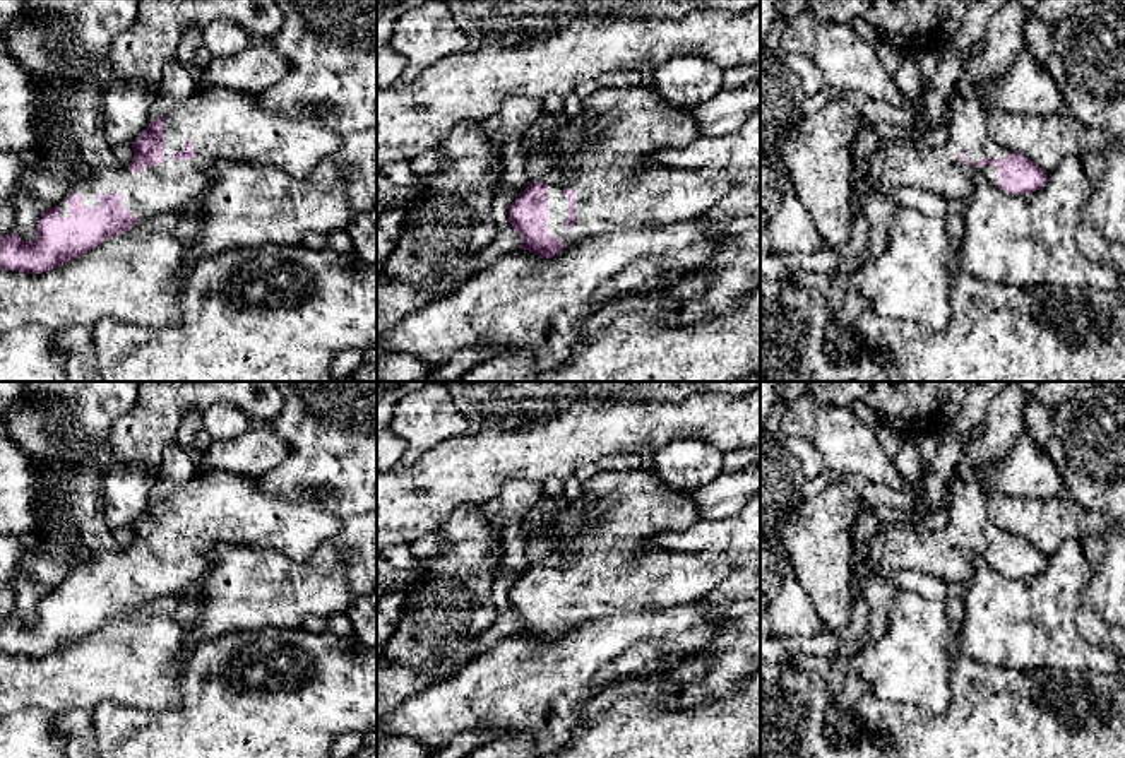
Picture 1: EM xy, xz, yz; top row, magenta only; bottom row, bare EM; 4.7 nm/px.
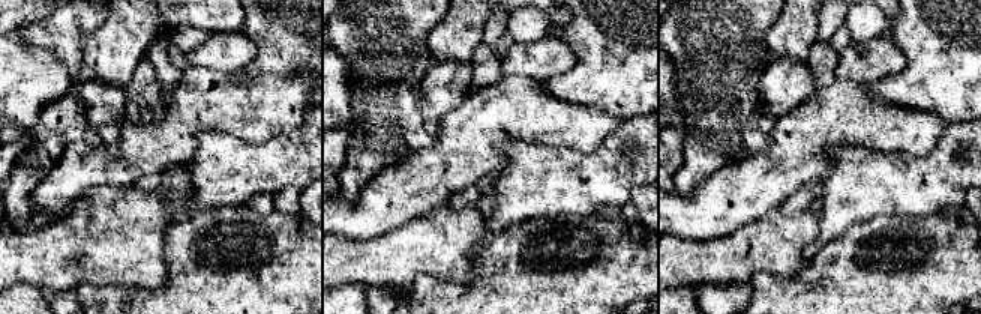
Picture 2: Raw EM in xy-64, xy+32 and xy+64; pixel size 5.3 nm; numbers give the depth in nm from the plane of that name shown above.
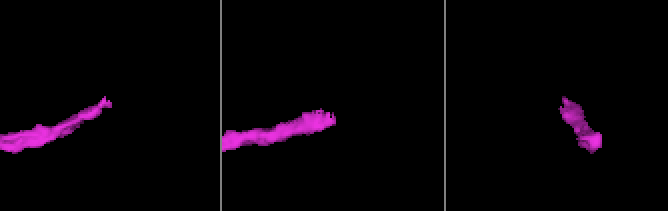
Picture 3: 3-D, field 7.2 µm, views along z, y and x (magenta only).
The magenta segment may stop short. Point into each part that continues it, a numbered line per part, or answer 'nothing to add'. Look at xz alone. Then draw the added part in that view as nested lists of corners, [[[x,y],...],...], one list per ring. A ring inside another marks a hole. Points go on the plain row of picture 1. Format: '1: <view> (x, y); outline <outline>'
1: xz (619, 514); outline [[[646,469],[637,471],[599,471],[592,479],[584,481],[582,494],[577,500],[570,500],[558,512],[557,518],[551,524],[541,525],[541,534],[553,541],[553,546],[563,556],[563,551],[558,548],[558,539],[568,536],[575,541],[575,549],[568,561],[562,560],[557,566],[548,566],[548,618],[560,619],[563,628],[579,626],[584,621],[601,619],[618,611],[659,611],[673,606],[685,606],[704,599],[707,592],[717,587],[731,571],[733,561],[728,556],[704,556],[695,551],[661,551],[651,546],[651,541],[663,530],[676,530],[687,525],[695,524],[700,518],[695,505],[692,503],[687,491],[675,489],[668,481],[664,481],[658,472],[649,472]],[[567,571],[575,573],[575,609],[567,613],[563,607],[568,606],[568,580],[563,577]]]

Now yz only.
1: yz (937, 553); outline [[[955,479],[947,494],[949,520],[942,529],[918,530],[914,527],[882,525],[870,541],[870,558],[896,570],[918,571],[937,577],[945,583],[964,587],[973,577],[971,556],[983,556],[993,570],[998,570],[997,544],[1010,539],[998,529],[986,512],[986,491],[978,481]]]

